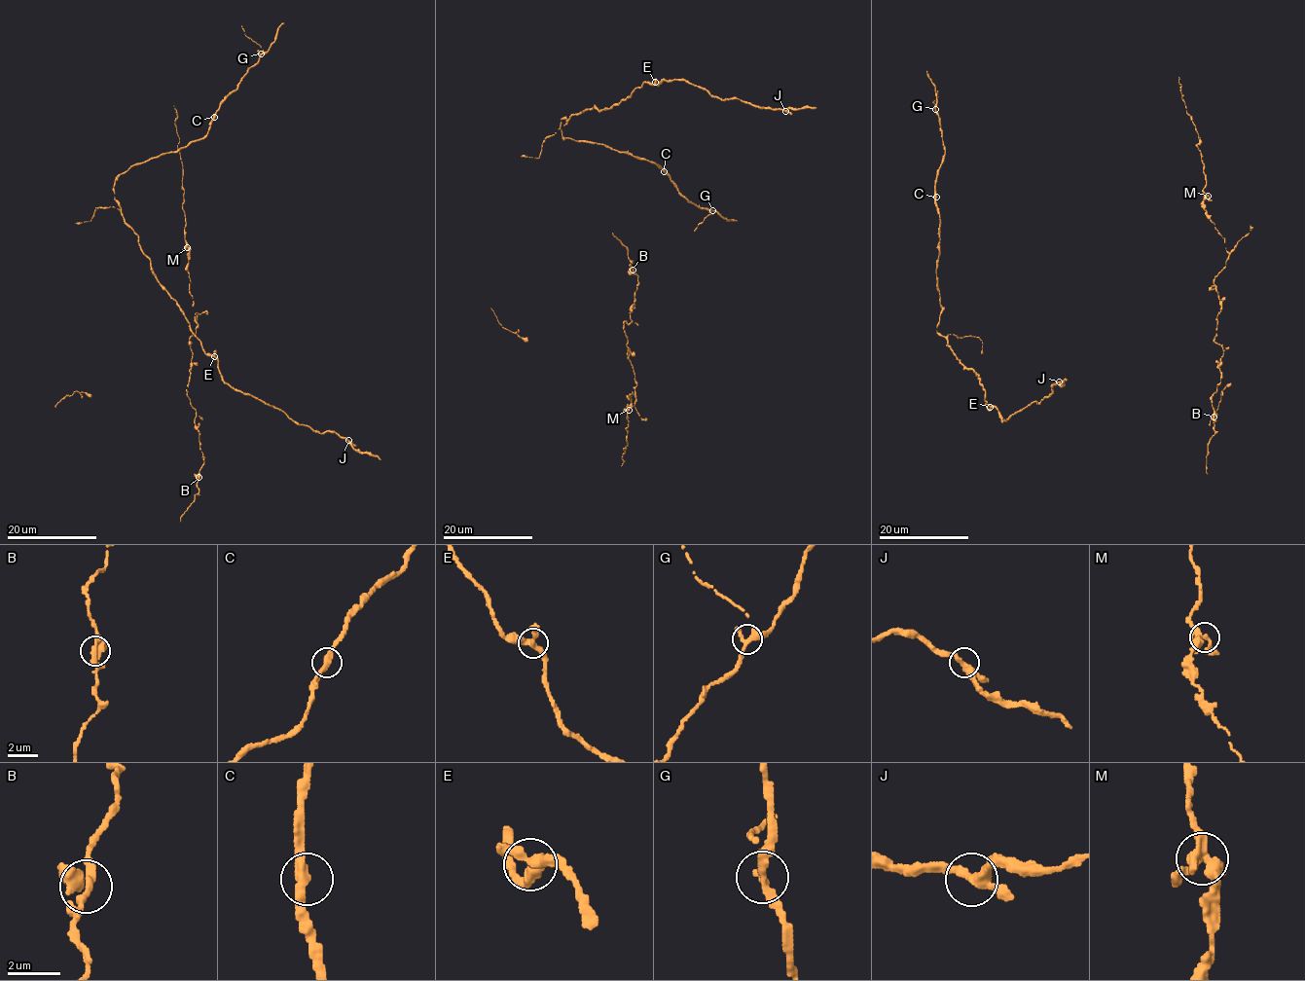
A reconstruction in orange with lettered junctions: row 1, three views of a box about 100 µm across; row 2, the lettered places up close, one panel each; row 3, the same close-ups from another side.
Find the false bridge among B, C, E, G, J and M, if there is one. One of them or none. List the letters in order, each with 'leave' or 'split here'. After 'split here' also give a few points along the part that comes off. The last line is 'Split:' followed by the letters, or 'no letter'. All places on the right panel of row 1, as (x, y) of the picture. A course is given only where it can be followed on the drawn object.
B: leave
C: leave
E: leave
G: leave
J: leave
M: leave
Split: no letter

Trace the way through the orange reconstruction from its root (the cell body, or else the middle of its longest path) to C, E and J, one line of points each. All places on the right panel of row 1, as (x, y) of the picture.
C: (948, 341), (937, 333), (942, 309), (936, 276), (940, 222), (936, 197)
E: (948, 341), (948, 346), (957, 359), (978, 375), (980, 385), (985, 391), (986, 408), (990, 407)
J: (948, 341), (957, 359), (978, 375), (986, 408), (996, 408), (1001, 420), (1033, 401), (1040, 403), (1059, 381)

